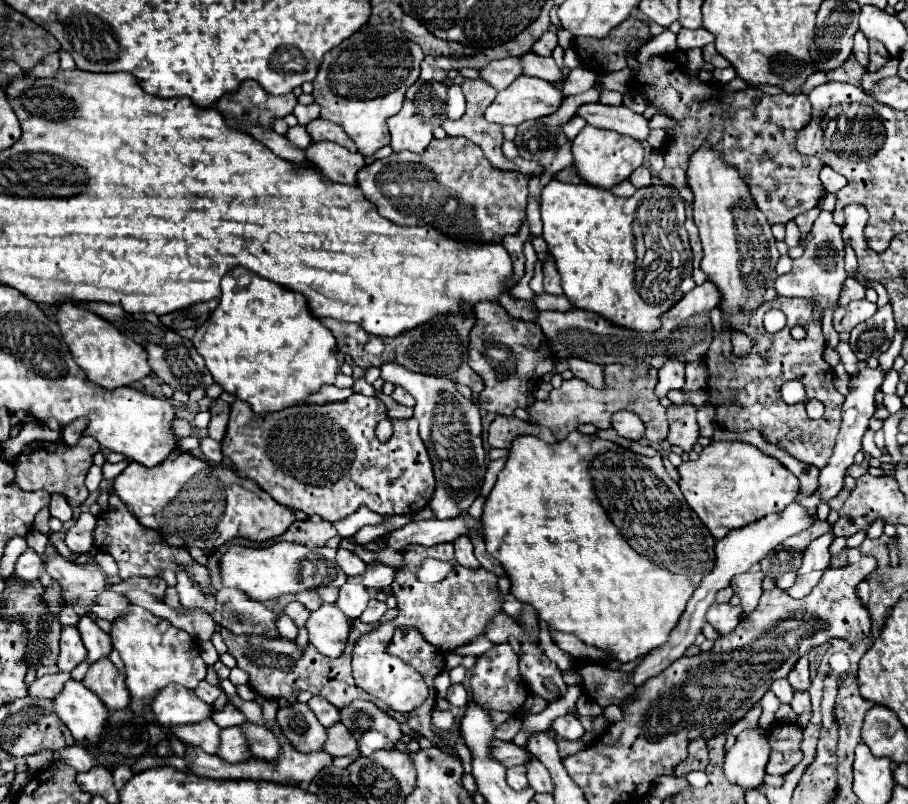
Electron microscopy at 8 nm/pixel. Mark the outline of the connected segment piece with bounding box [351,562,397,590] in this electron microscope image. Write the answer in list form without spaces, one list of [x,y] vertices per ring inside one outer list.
[[[375,562],[373,566],[367,568],[367,572],[363,576],[357,576],[357,578],[351,578],[359,584],[365,584],[367,588],[375,588],[375,590],[383,590],[387,586],[391,586],[391,582],[395,580],[395,568],[391,566],[385,566],[385,564],[379,564]]]

